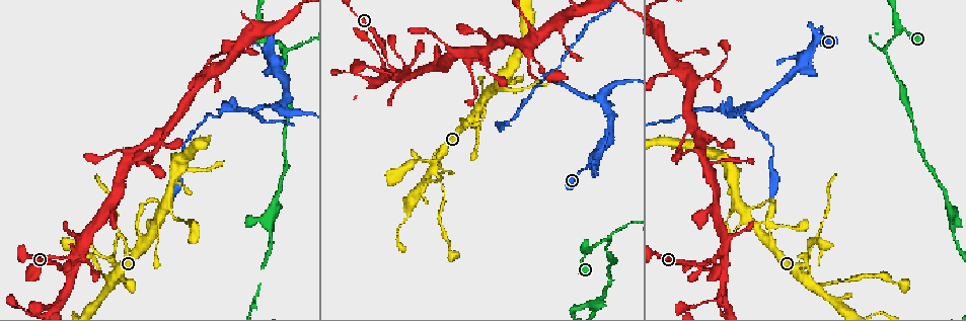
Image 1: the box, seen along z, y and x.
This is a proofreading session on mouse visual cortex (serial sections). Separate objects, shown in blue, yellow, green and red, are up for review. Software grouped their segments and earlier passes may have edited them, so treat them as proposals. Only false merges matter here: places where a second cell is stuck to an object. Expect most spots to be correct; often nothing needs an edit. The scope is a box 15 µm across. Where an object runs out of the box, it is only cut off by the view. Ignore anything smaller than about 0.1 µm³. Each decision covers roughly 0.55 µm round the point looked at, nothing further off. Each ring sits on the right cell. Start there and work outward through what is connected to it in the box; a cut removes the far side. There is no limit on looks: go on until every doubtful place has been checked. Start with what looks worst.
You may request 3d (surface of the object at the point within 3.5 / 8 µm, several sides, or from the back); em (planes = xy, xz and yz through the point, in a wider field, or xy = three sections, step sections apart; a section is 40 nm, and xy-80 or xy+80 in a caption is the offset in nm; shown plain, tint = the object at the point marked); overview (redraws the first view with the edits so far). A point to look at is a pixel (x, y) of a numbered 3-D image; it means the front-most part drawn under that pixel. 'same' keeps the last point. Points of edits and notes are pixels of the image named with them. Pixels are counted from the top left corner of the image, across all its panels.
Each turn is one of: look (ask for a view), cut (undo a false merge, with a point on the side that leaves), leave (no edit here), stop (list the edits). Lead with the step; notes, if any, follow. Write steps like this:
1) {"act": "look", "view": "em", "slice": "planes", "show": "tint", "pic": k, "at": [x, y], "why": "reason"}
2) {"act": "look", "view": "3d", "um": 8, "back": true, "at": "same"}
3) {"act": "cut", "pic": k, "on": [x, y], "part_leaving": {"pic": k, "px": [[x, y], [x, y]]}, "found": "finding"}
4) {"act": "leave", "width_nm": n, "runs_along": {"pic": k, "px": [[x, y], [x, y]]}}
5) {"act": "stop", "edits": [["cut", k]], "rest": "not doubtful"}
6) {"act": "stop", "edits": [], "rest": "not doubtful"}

{"act": "look", "view": "3d", "um": 8, "back": true, "pic": 1, "at": [114, 262], "why": "three arms meet"}

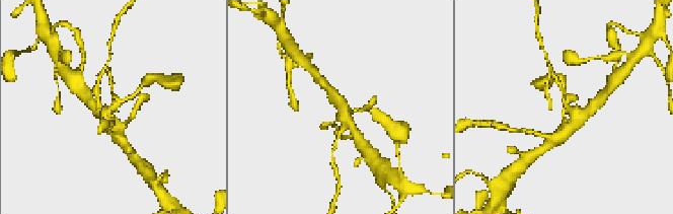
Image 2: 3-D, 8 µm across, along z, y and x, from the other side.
{"act": "look", "view": "3d", "um": 3.5, "pic": 2, "at": [566, 104], "why": "closer look"}

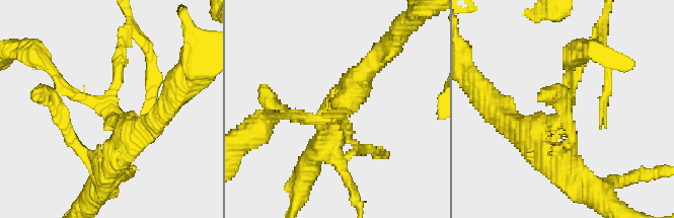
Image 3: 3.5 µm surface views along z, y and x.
{"act": "leave", "arm_widths_nm": [150, 150, 200], "runs_along": {"pic": 3, "px": [[135, 143], [54, 74]]}, "found": "all the same cell"}

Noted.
{"act": "look", "view": "3d", "um": 3.5, "pic": 1, "at": [722, 273], "why": "small branch off a trunk"}

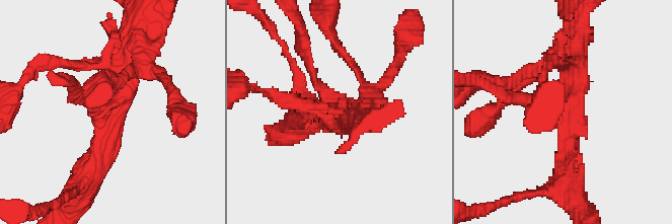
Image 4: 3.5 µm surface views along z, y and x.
{"act": "look", "view": "em", "slice": "xy", "step": 3, "show": "tint", "pic": 4, "at": [563, 112], "why": "need the tissue"}

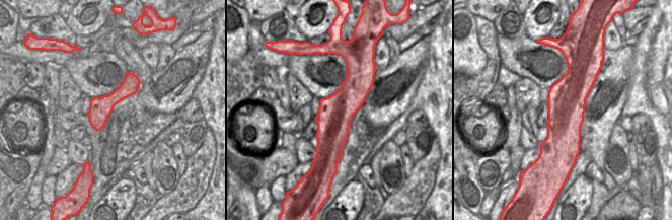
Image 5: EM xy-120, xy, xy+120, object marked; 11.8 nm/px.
{"act": "leave", "found": "one cell here"}

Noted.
{"act": "look", "view": "3d", "um": 3.5, "back": true, "pic": 1, "at": [227, 105], "why": "arms part here"}

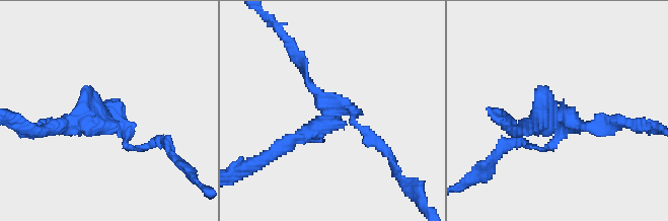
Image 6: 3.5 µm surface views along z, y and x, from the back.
{"act": "look", "view": "em", "slice": "xy", "step": 2, "show": "tint", "pic": 6, "at": [105, 115], "arms": 3, "arm_widths_nm": [100, 150, 200], "why": "shape alone is not enough"}

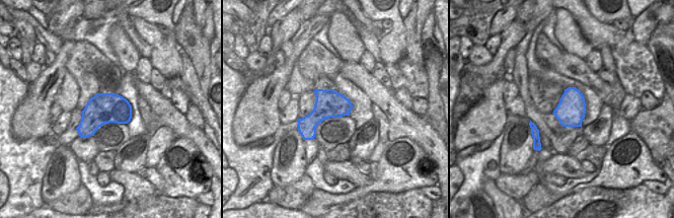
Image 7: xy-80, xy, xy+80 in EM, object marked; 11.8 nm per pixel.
{"act": "look", "view": "em", "slice": "planes", "show": "tint", "at": "same", "why": "cut it another way"}

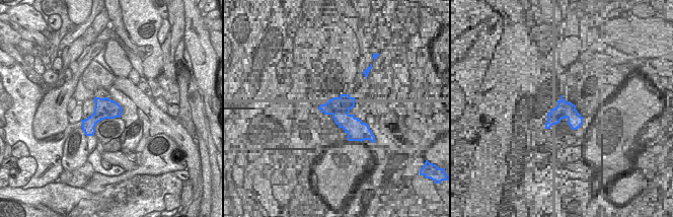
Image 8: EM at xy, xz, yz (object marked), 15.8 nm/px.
{"act": "cut", "pic": 6, "on": [309, 84], "part_leaving": {"pic": 6, "px": [[330, 112], [350, 108], [353, 122], [390, 158]]}, "found": "two cells meet here"}

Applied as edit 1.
{"act": "look", "view": "3d", "um": 3.5, "pic": 1, "at": [284, 49]}

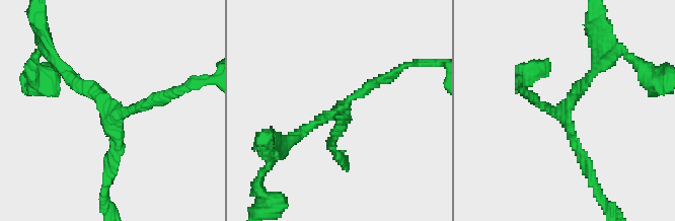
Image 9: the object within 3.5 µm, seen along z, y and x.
{"act": "look", "view": "em", "slice": "xy", "step": 3, "show": "tint", "pic": 9, "at": [116, 112], "arms": 3, "arm_widths_nm": [150, 150, 150], "why": "now the EM"}

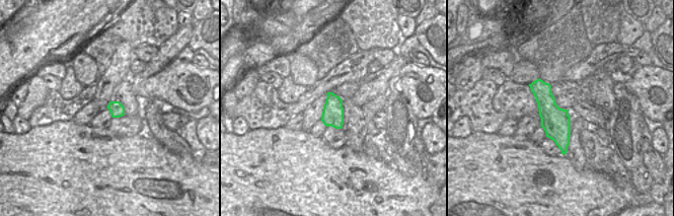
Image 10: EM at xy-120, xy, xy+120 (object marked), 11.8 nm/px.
{"act": "leave", "found": "all the same cell"}

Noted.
{"act": "stop", "edits": [["cut", 6]], "rest": "not doubtful"}

